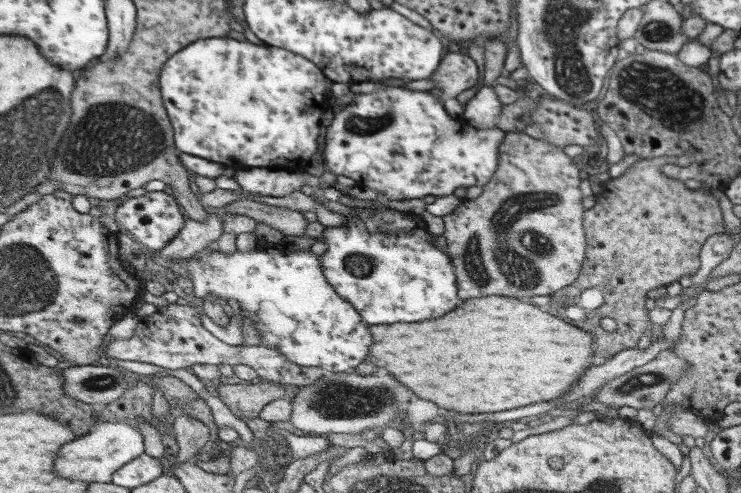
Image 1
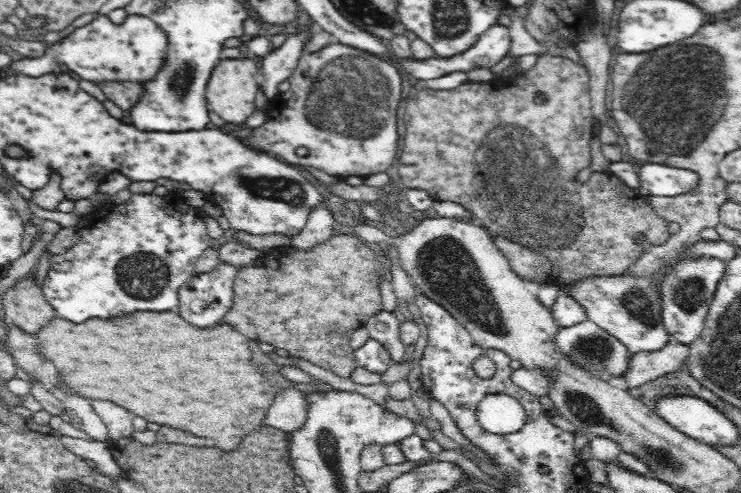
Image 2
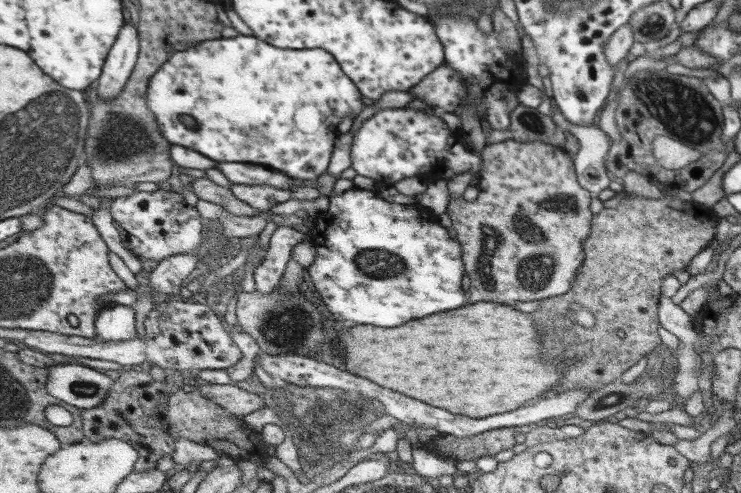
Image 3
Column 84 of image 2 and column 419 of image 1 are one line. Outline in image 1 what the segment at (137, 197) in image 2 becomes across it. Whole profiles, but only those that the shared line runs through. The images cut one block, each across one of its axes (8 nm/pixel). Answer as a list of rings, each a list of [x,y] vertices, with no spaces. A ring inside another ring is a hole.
[[[355,209],[358,214],[346,217],[344,225],[324,229],[321,236],[328,248],[319,258],[330,286],[353,303],[366,323],[420,322],[462,304],[450,258],[430,242],[414,218],[391,209]]]

